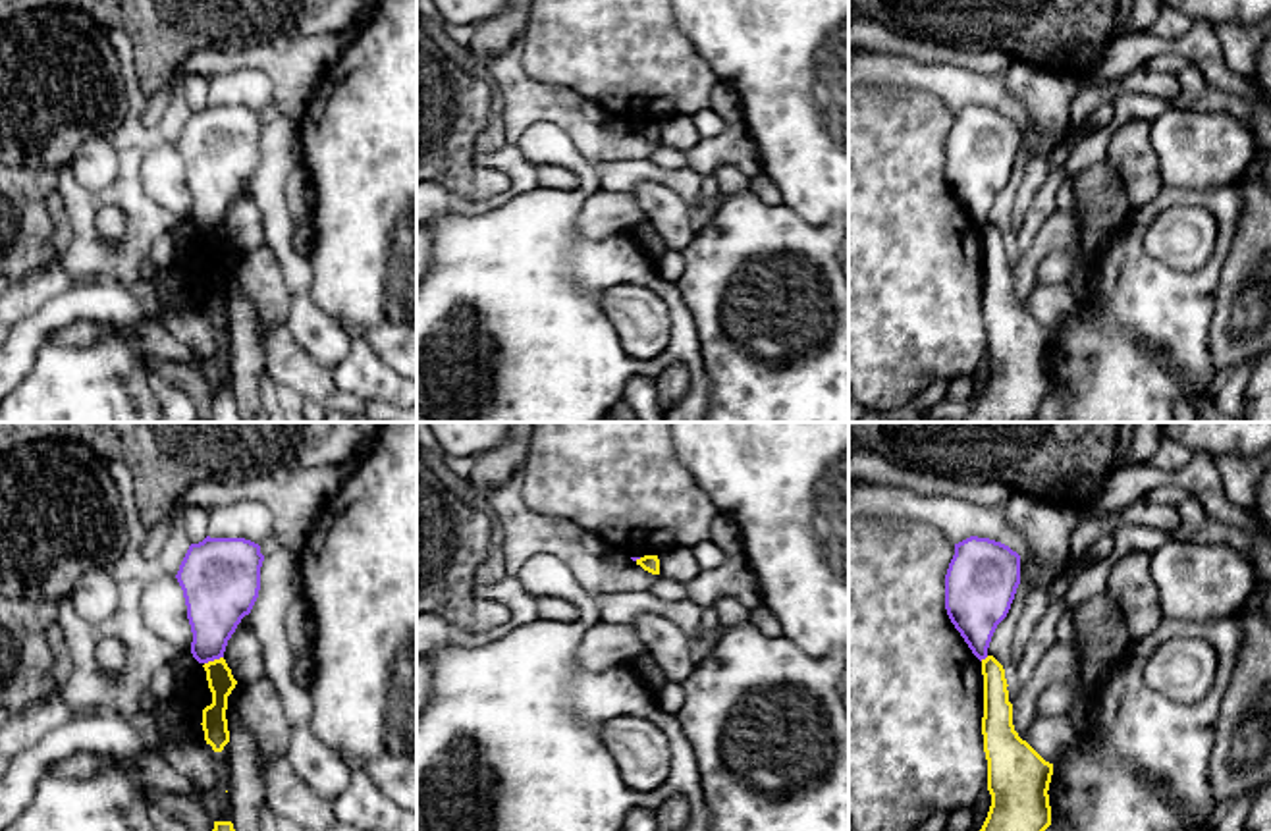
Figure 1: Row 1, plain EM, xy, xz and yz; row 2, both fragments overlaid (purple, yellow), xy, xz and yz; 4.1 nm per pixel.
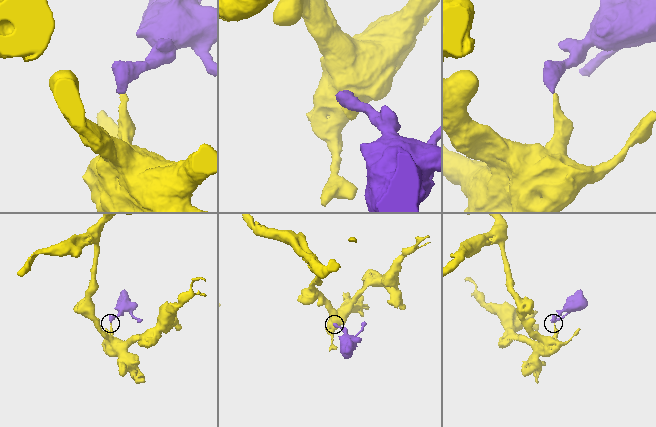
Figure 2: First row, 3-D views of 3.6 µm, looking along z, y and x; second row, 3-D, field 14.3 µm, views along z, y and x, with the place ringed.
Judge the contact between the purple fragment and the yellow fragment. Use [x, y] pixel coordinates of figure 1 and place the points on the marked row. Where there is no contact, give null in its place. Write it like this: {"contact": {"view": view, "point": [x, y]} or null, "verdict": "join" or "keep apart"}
{"contact": {"view": "xy", "point": [213, 660]}, "verdict": "keep apart"}

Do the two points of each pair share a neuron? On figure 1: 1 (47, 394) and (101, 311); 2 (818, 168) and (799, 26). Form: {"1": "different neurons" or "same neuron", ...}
{"1": "different neurons", "2": "same neuron"}

